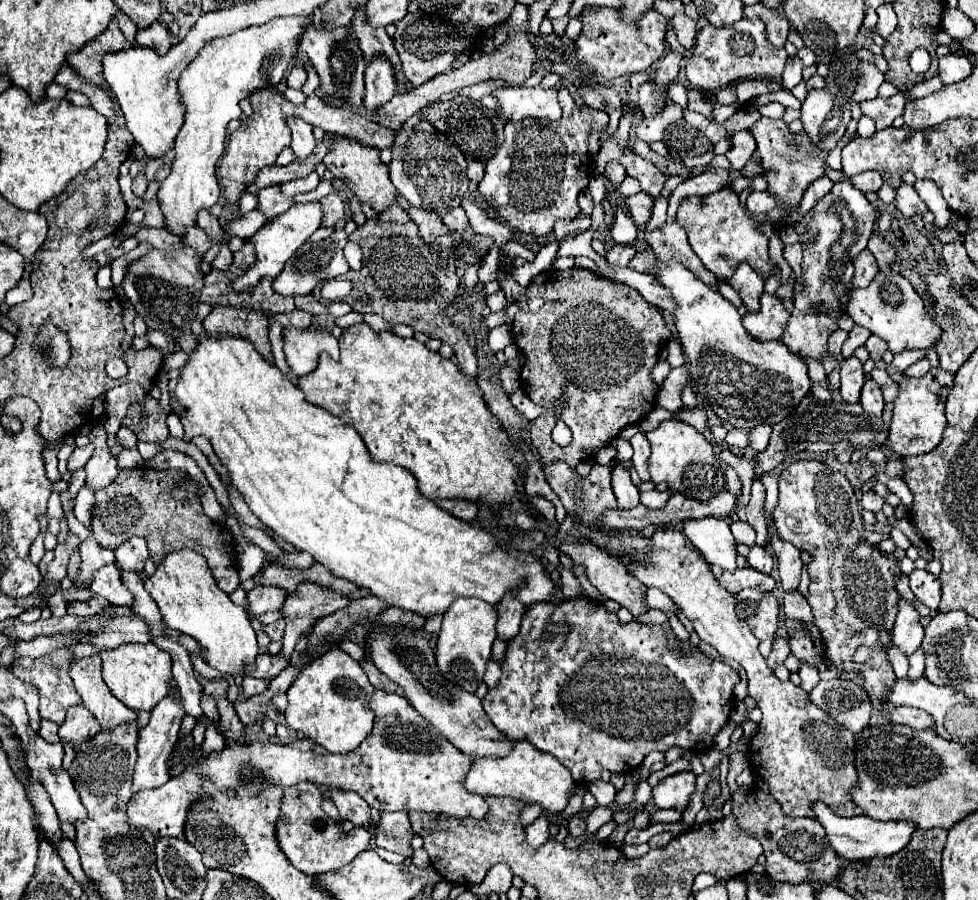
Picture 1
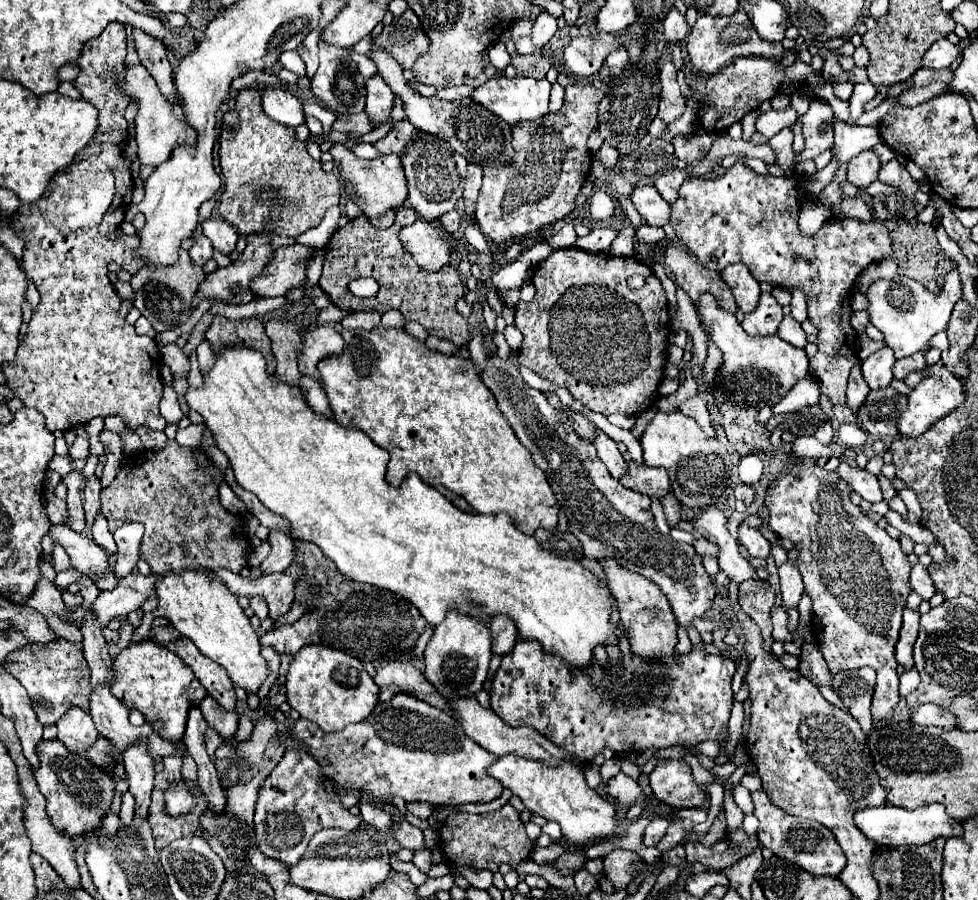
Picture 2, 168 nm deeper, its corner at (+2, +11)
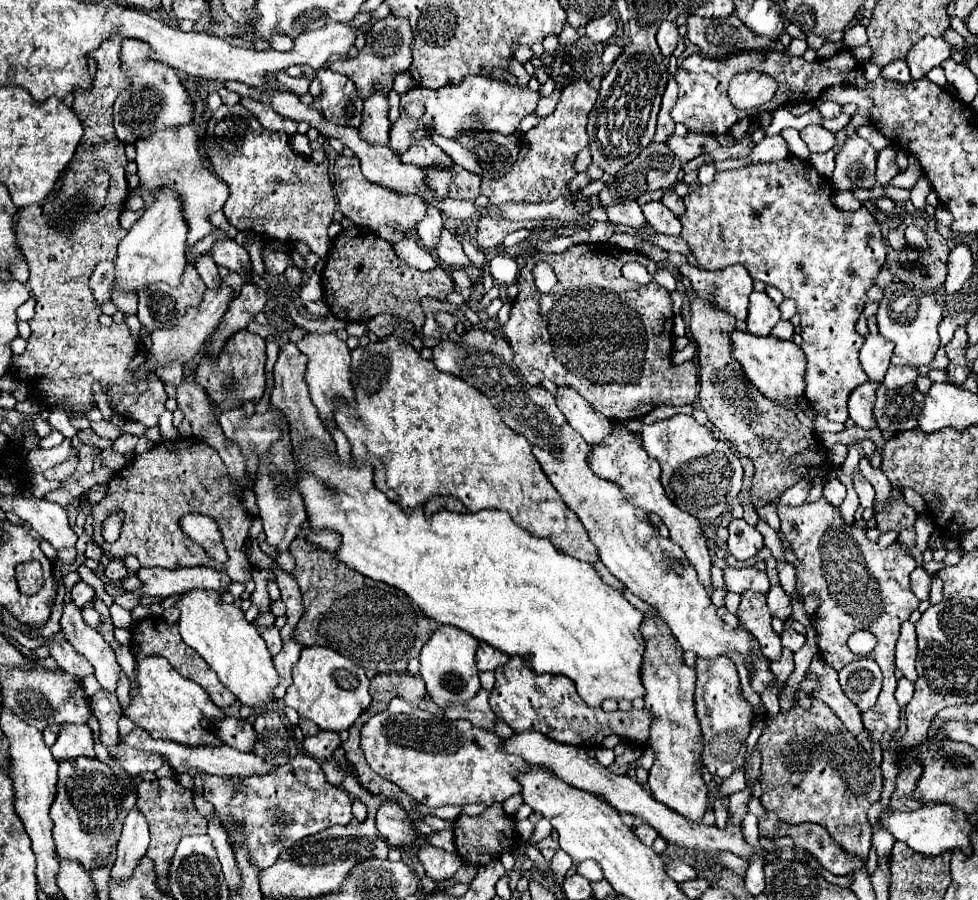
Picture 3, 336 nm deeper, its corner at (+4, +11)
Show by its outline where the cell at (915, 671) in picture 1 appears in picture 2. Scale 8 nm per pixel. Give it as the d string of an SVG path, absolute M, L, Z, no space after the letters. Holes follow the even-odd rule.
M911 668L911 670L907 670L907 672L901 676L899 692L901 692L901 696L907 696L907 694L913 692L917 686L919 686L919 672L917 672L917 668Z

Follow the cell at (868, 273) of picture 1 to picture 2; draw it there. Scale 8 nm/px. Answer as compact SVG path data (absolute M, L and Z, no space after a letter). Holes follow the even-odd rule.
M735 162L721 178L695 178L685 182L679 190L677 202L671 206L671 226L679 240L685 240L689 252L697 256L699 264L705 268L721 272L725 266L743 262L749 272L759 282L769 282L787 290L801 288L807 296L807 316L817 328L817 354L809 360L809 376L819 384L819 392L825 394L833 406L845 404L847 378L853 366L859 366L857 356L857 332L851 326L851 288L857 276L873 262L891 256L891 236L883 222L869 220L861 222L855 218L845 218L837 224L823 224L815 236L805 236L799 230L799 212L803 198L807 198L807 178L805 176L771 176L757 174L743 162Z

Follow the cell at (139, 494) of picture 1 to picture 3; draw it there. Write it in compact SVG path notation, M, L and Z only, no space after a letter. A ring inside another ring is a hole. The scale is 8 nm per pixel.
M179 438L171 444L161 442L155 444L145 454L133 456L131 462L125 464L109 482L109 494L99 504L91 506L93 514L93 528L95 528L95 544L103 548L113 558L125 558L127 554L135 554L143 568L185 568L185 566L209 566L219 568L231 576L233 582L247 582L251 580L251 562L243 552L243 546L249 540L249 526L251 516L241 506L241 490L227 480L227 468L219 460L219 454L203 444L197 438ZM123 512L123 528L117 542L105 542L101 530L103 522L109 514ZM185 514L207 514L211 516L221 534L223 544L229 550L227 562L217 562L205 554L205 550L195 544L187 534L179 528L179 518Z

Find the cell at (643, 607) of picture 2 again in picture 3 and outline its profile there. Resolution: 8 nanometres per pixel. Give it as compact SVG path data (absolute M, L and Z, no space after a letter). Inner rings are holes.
M655 610L641 622L641 634L645 638L645 654L641 664L641 682L645 688L645 708L653 714L651 748L655 750L655 764L649 770L649 788L655 800L683 812L683 816L701 822L707 812L707 784L701 778L701 750L703 738L699 722L695 720L693 692L695 670L683 662L683 648L671 636L669 626Z

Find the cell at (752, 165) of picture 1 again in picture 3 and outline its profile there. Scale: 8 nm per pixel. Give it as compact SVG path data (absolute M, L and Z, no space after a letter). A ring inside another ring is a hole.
M811 124L801 130L801 138L809 146L811 152L827 152L835 146L835 136L821 124Z

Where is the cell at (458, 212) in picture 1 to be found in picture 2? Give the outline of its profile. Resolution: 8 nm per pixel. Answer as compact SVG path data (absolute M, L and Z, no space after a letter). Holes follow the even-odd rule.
M451 210L445 216L441 216L439 222L447 234L455 234L461 228L461 214L457 210Z

